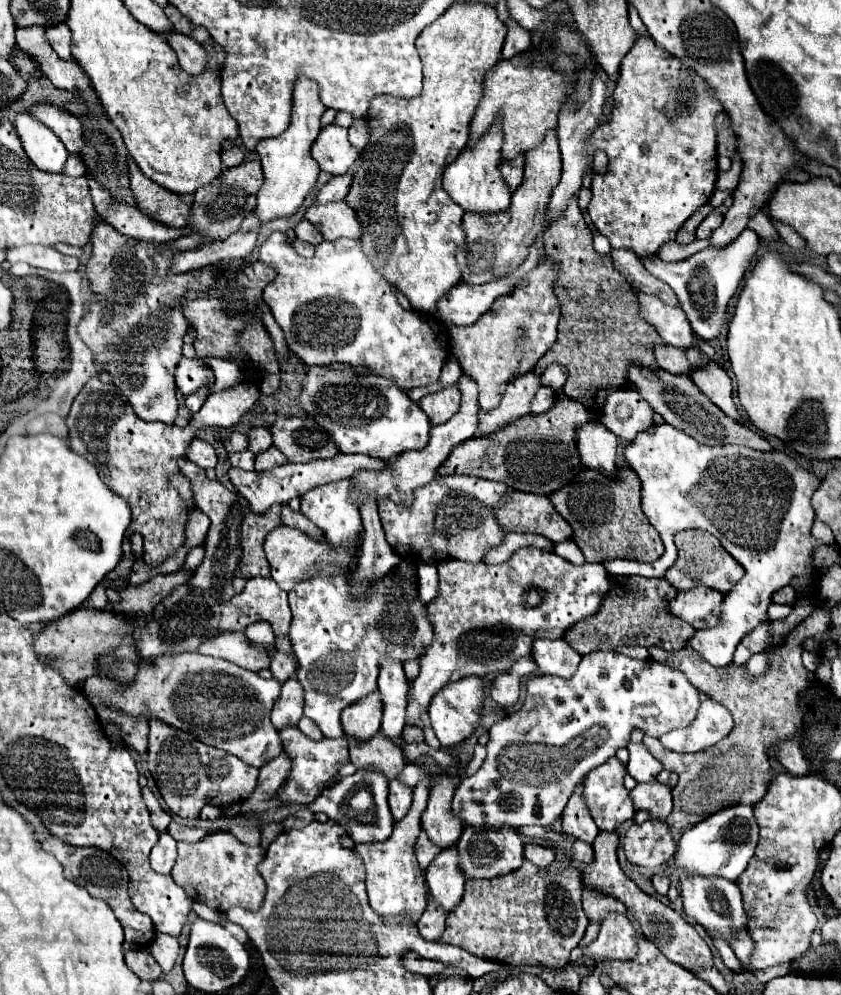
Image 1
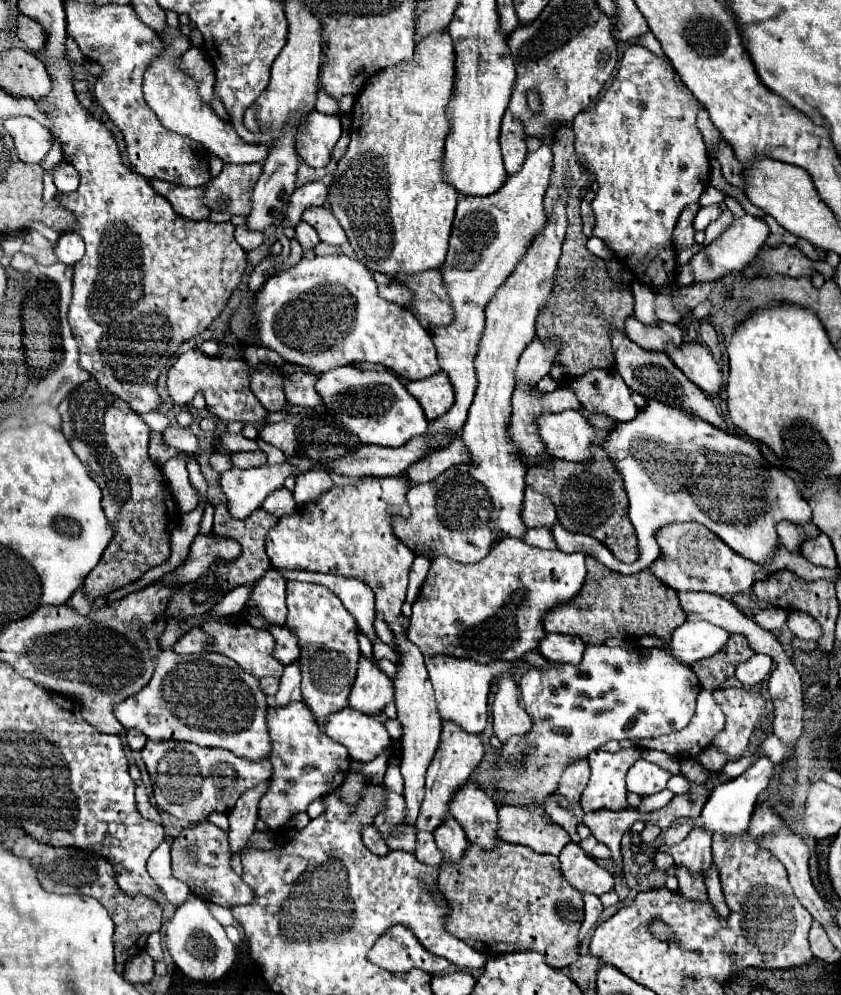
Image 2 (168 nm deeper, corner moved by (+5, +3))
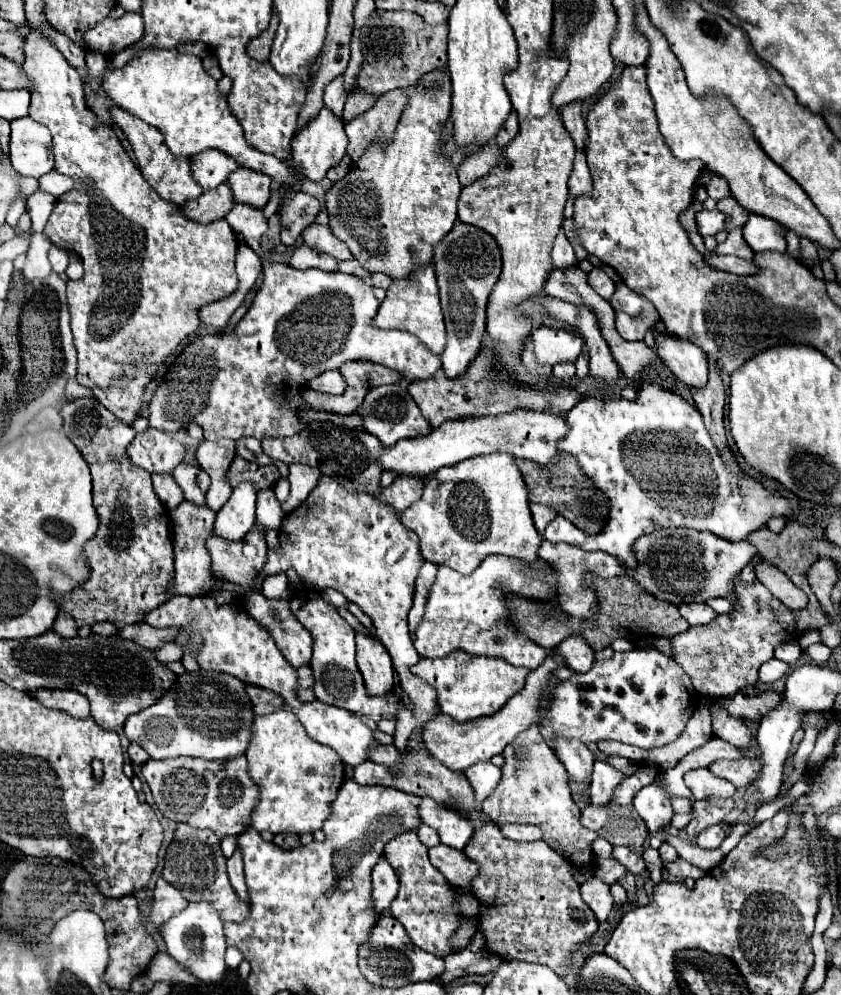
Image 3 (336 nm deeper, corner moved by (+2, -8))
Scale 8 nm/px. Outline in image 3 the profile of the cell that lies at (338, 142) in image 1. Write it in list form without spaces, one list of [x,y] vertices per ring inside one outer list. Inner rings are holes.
[[[322,108],[320,114],[298,136],[294,136],[294,140],[292,140],[294,164],[296,164],[298,172],[302,172],[306,178],[320,182],[326,176],[328,168],[336,166],[342,160],[342,156],[346,154],[346,144],[348,144],[348,138],[344,134],[342,120],[338,120],[330,110]]]

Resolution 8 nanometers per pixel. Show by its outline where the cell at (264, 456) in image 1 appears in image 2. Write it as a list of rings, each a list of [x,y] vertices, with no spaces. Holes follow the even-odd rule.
[[[237,451],[231,455],[231,459],[233,459],[233,467],[239,469],[249,469],[267,463],[267,455],[263,451]]]

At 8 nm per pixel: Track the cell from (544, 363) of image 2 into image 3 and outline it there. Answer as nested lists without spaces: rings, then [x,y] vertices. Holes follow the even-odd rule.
[[[534,328],[532,330],[532,342],[534,342],[534,354],[538,364],[554,366],[560,362],[576,362],[582,340],[574,334],[568,334],[564,330],[552,330],[552,328]]]

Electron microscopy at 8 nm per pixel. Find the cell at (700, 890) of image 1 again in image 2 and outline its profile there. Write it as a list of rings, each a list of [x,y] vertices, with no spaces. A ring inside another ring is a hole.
[[[695,827],[683,841],[663,845],[663,851],[673,855],[677,865],[685,865],[691,873],[705,875],[711,865],[711,835],[705,827]]]

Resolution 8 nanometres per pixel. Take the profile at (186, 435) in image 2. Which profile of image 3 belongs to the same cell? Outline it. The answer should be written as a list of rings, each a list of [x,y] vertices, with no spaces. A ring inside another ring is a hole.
[[[146,430],[138,434],[128,446],[130,462],[148,472],[172,472],[184,458],[184,446],[160,430]]]

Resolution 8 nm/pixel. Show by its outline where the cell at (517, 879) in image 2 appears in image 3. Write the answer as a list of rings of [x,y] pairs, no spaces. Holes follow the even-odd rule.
[[[488,824],[480,834],[474,834],[464,854],[478,864],[470,892],[480,902],[478,922],[486,948],[502,960],[520,958],[546,964],[560,976],[572,970],[574,948],[598,930],[598,922],[580,898],[580,886],[568,870],[570,862],[546,842],[508,842],[496,824]]]

